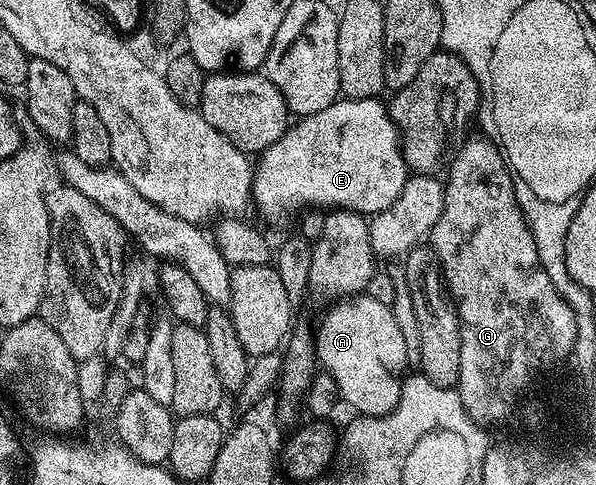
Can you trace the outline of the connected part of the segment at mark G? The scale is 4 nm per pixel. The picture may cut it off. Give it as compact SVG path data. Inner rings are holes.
M493 138L470 139L458 152L449 160L450 176L445 176L444 186L444 209L440 213L440 221L431 229L428 236L428 247L436 260L442 277L445 290L452 300L453 306L458 313L458 326L460 327L460 377L456 388L458 396L464 401L464 409L470 414L475 423L481 425L485 420L500 419L509 411L510 402L513 402L514 395L522 389L523 383L530 379L531 371L536 371L547 364L556 365L556 360L563 359L568 350L576 341L576 317L568 305L568 301L562 299L560 293L556 293L556 285L552 285L552 277L544 273L544 265L538 263L536 253L536 241L532 237L530 227L526 224L524 213L518 204L516 197L516 179L508 166L506 156L500 150L499 144Z

